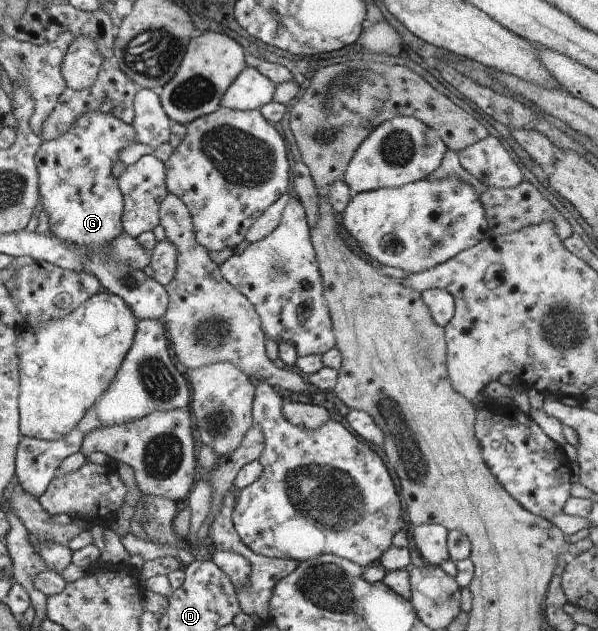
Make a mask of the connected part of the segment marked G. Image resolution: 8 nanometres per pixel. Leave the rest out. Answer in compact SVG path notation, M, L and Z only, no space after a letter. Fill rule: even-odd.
M93 111L82 114L72 128L54 139L44 139L40 145L37 163L39 165L39 193L42 195L42 207L48 214L50 232L56 235L60 242L67 242L70 246L86 246L90 250L84 258L84 272L98 278L102 287L113 294L124 298L134 312L136 318L162 320L170 306L170 294L163 285L154 278L149 278L143 270L132 268L126 262L120 262L112 255L112 245L116 237L125 233L124 211L127 200L124 198L120 177L116 178L116 166L120 166L120 158L124 158L124 150L136 142L136 130L132 124L122 122L115 115L103 111Z

